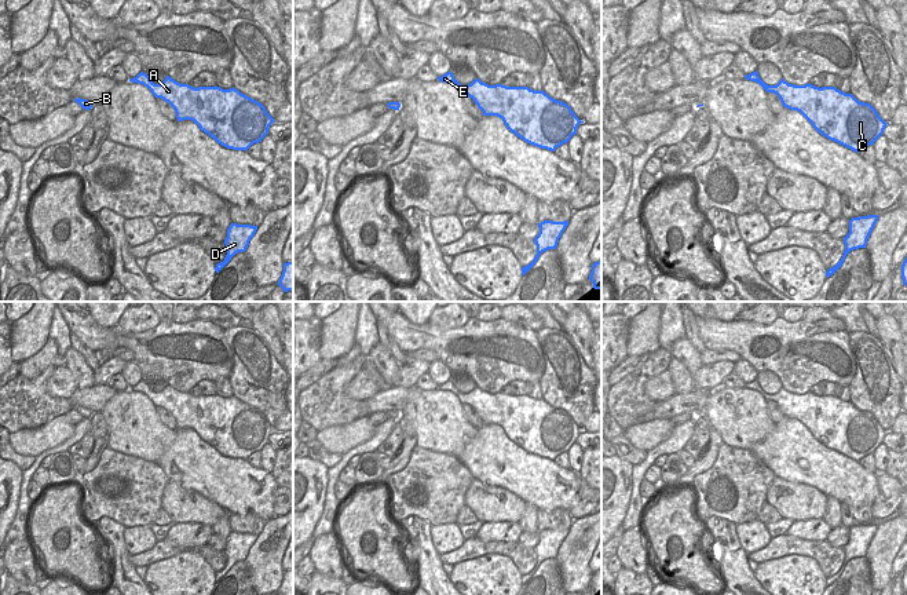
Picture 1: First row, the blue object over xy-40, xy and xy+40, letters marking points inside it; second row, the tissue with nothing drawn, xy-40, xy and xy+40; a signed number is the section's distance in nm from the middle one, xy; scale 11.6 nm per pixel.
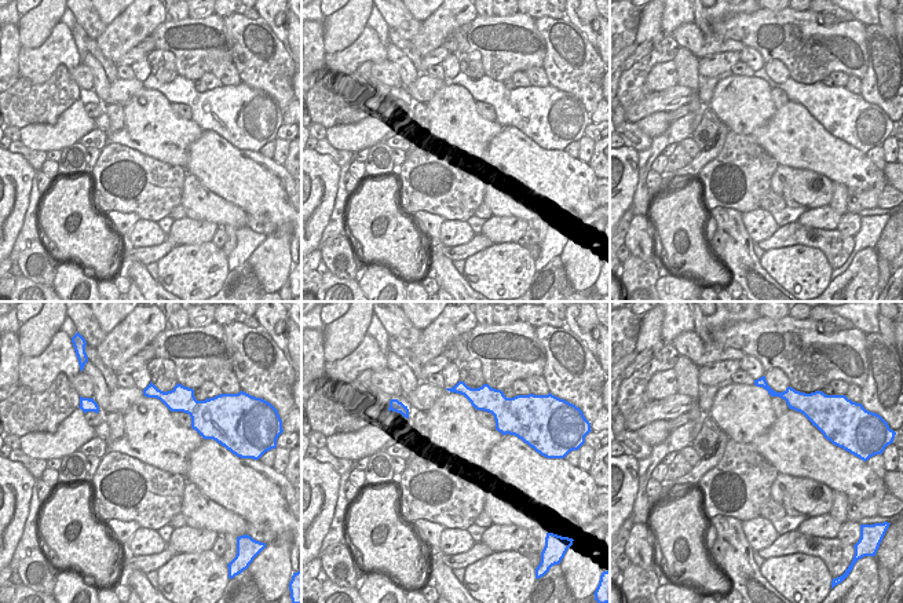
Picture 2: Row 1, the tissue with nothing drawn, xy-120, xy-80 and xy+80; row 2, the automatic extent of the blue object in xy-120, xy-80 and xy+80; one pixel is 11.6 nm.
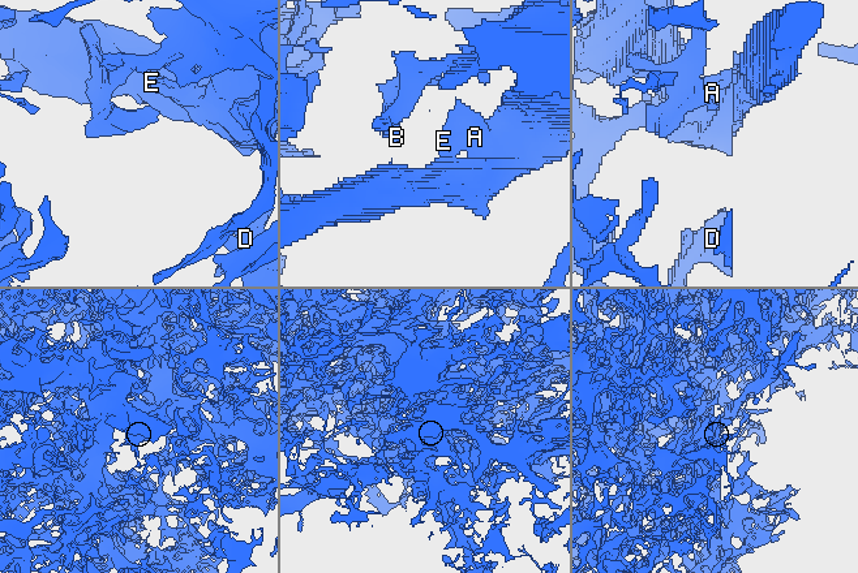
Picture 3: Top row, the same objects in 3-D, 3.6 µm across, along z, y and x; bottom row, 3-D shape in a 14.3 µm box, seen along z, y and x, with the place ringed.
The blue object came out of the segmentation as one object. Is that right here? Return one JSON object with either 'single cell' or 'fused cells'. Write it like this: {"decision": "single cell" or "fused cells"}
{"decision": "fused cells"}

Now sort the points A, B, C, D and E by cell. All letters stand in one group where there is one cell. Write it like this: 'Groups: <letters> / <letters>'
Groups: A E / B C D.

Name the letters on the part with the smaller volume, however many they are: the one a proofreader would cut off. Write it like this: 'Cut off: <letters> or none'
Cut off: A, E

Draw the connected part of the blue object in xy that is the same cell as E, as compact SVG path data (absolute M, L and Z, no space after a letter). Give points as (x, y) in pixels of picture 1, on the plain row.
M451 380L438 386L442 391L451 391L461 404L468 404L473 408L478 416L483 420L483 424L497 424L500 426L506 437L511 439L509 434L506 432L508 423L515 420L513 417L508 417L505 415L504 402L508 401L506 394L495 393L489 394L482 391L479 387L475 387L471 393L462 394L460 393Z

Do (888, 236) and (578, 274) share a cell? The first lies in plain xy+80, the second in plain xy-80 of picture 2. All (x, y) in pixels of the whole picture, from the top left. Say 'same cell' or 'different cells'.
same cell

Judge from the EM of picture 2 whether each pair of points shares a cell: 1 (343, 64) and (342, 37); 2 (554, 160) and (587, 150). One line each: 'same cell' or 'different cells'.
1: different cells
2: different cells

